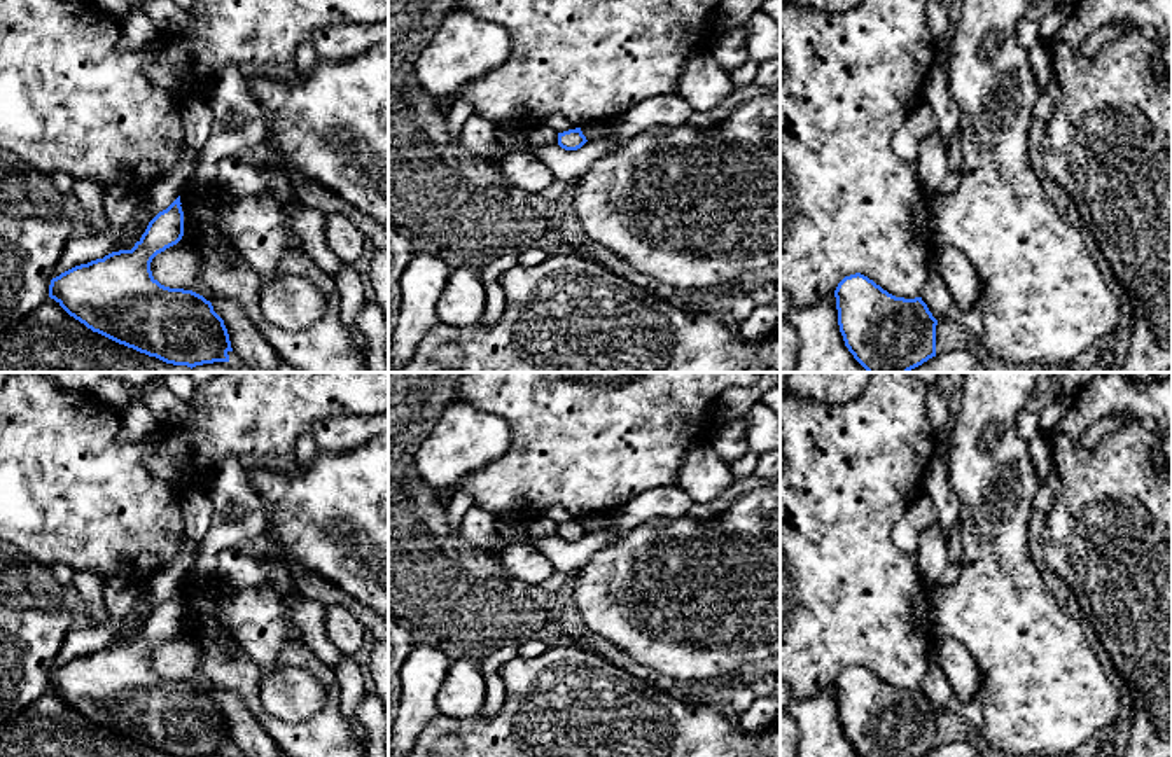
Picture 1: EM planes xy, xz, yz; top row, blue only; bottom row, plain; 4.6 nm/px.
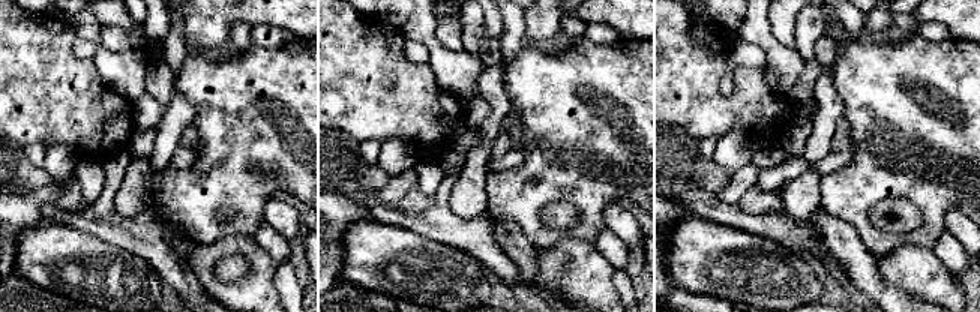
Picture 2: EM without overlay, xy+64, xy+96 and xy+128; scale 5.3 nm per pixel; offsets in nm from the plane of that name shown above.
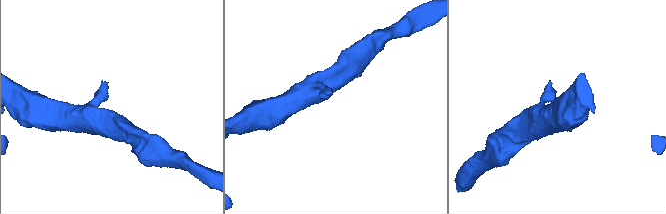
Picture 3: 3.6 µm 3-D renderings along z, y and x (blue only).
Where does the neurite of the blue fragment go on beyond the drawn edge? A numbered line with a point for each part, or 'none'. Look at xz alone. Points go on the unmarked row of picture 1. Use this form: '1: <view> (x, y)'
none

